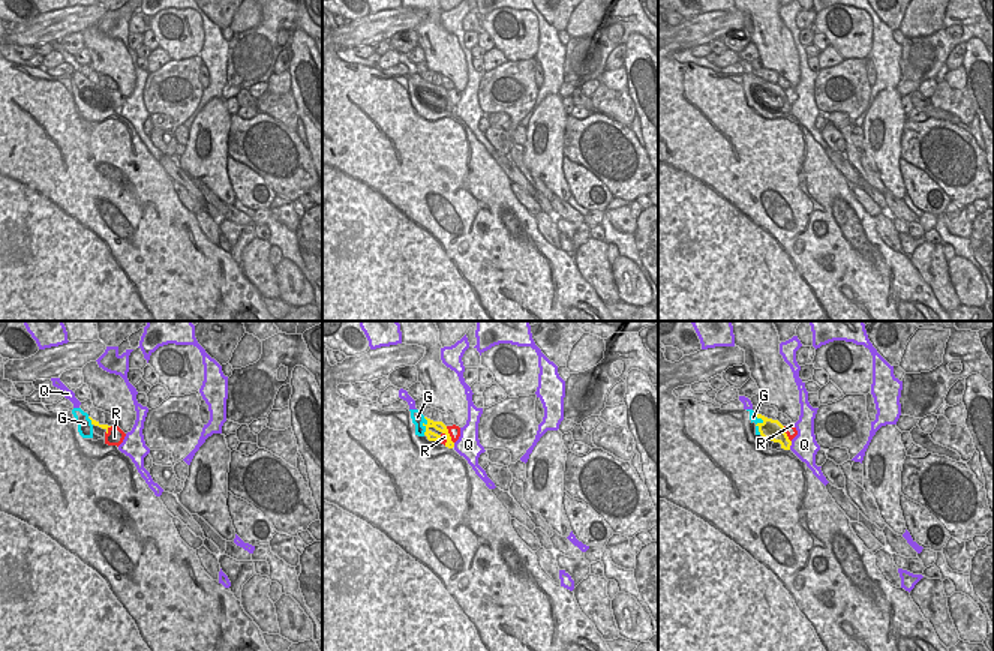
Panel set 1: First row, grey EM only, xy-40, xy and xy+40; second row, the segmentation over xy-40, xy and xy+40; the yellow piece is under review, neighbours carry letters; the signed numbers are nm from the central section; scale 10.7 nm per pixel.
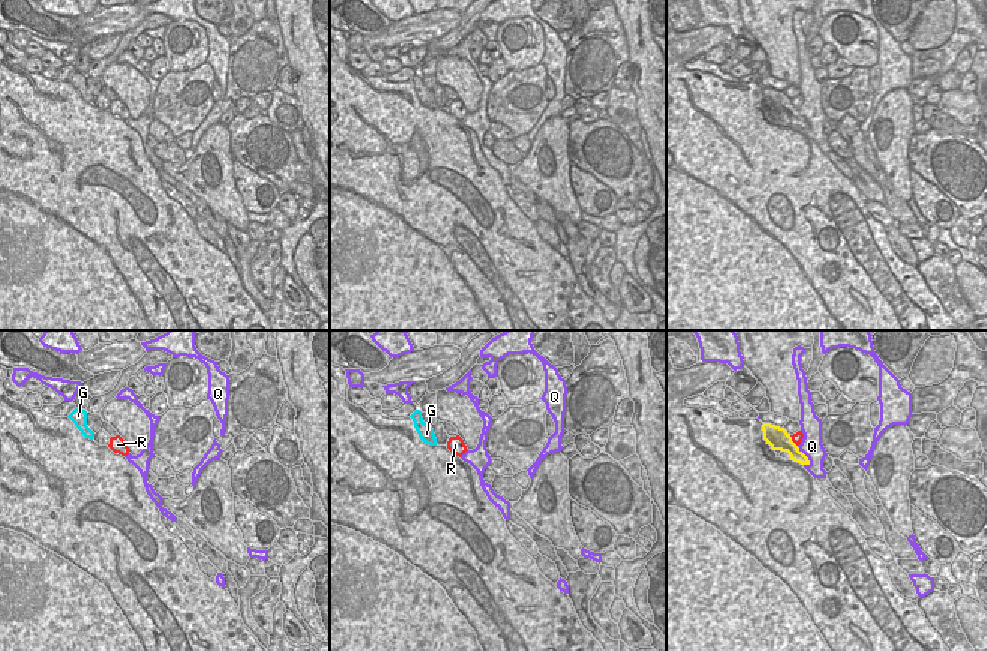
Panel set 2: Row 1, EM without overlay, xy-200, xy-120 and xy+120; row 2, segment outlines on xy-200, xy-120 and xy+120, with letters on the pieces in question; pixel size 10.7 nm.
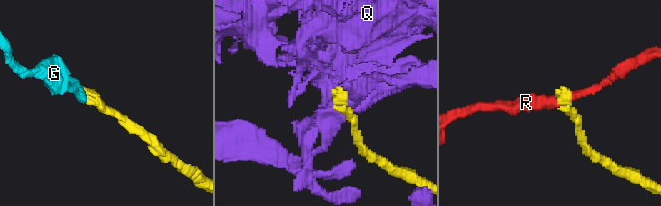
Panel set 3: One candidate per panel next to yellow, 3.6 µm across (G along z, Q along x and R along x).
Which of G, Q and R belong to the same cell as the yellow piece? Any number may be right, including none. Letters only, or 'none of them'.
G

